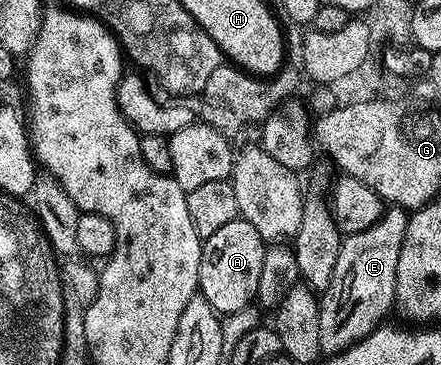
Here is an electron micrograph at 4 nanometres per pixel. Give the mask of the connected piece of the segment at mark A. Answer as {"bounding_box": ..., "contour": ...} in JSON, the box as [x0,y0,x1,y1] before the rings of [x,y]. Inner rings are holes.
{"bounding_box":[199,219,265,315],"contour":[[[242,219],[225,223],[225,227],[213,231],[213,235],[205,238],[201,251],[199,293],[216,313],[226,315],[241,311],[255,301],[264,248],[265,242],[257,227]]]}

